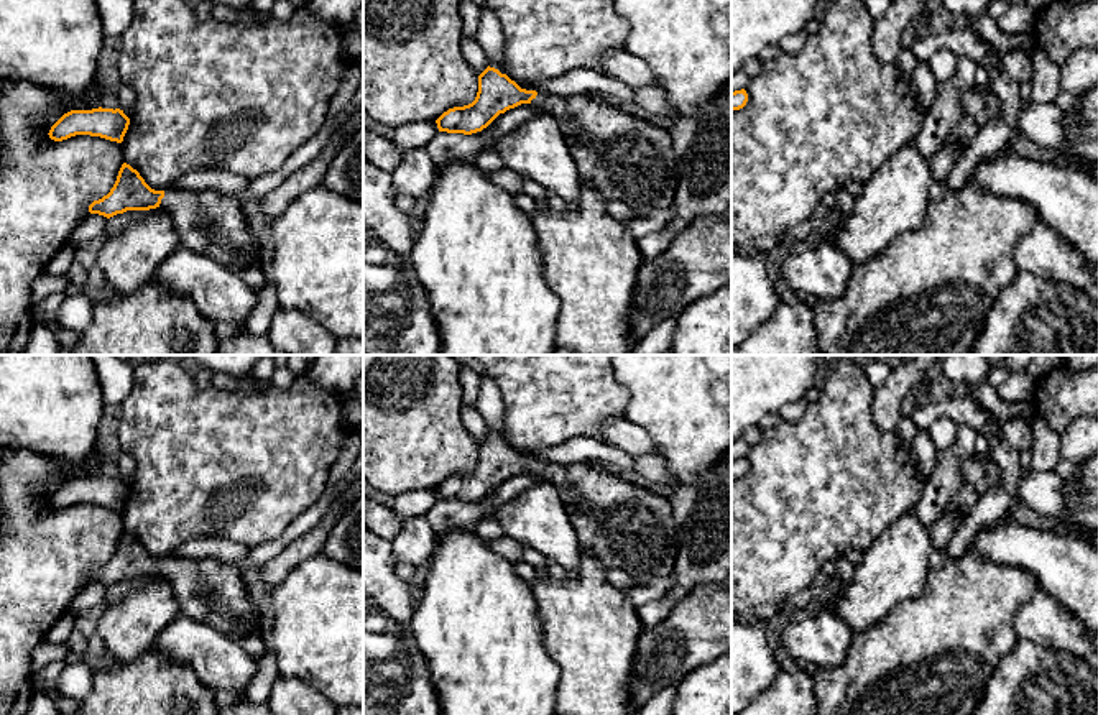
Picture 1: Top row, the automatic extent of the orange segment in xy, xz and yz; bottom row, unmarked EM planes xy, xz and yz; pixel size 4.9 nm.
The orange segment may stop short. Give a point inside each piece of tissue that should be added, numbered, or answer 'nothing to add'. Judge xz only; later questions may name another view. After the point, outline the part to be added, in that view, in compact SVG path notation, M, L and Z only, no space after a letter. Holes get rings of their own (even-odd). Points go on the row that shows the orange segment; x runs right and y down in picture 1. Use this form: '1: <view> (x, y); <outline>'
1: xz (625, 158); M537 92L531 104L557 120L582 182L597 189L605 202L621 201L641 217L674 205L677 173L669 130L587 94L565 97Z

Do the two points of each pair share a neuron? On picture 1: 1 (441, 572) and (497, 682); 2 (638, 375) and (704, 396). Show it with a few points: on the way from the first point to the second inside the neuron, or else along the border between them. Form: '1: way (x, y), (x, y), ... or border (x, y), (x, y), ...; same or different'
1: way (469, 600), (474, 605), (485, 655); same
2: way (655, 375), (682, 375), (687, 380); same

